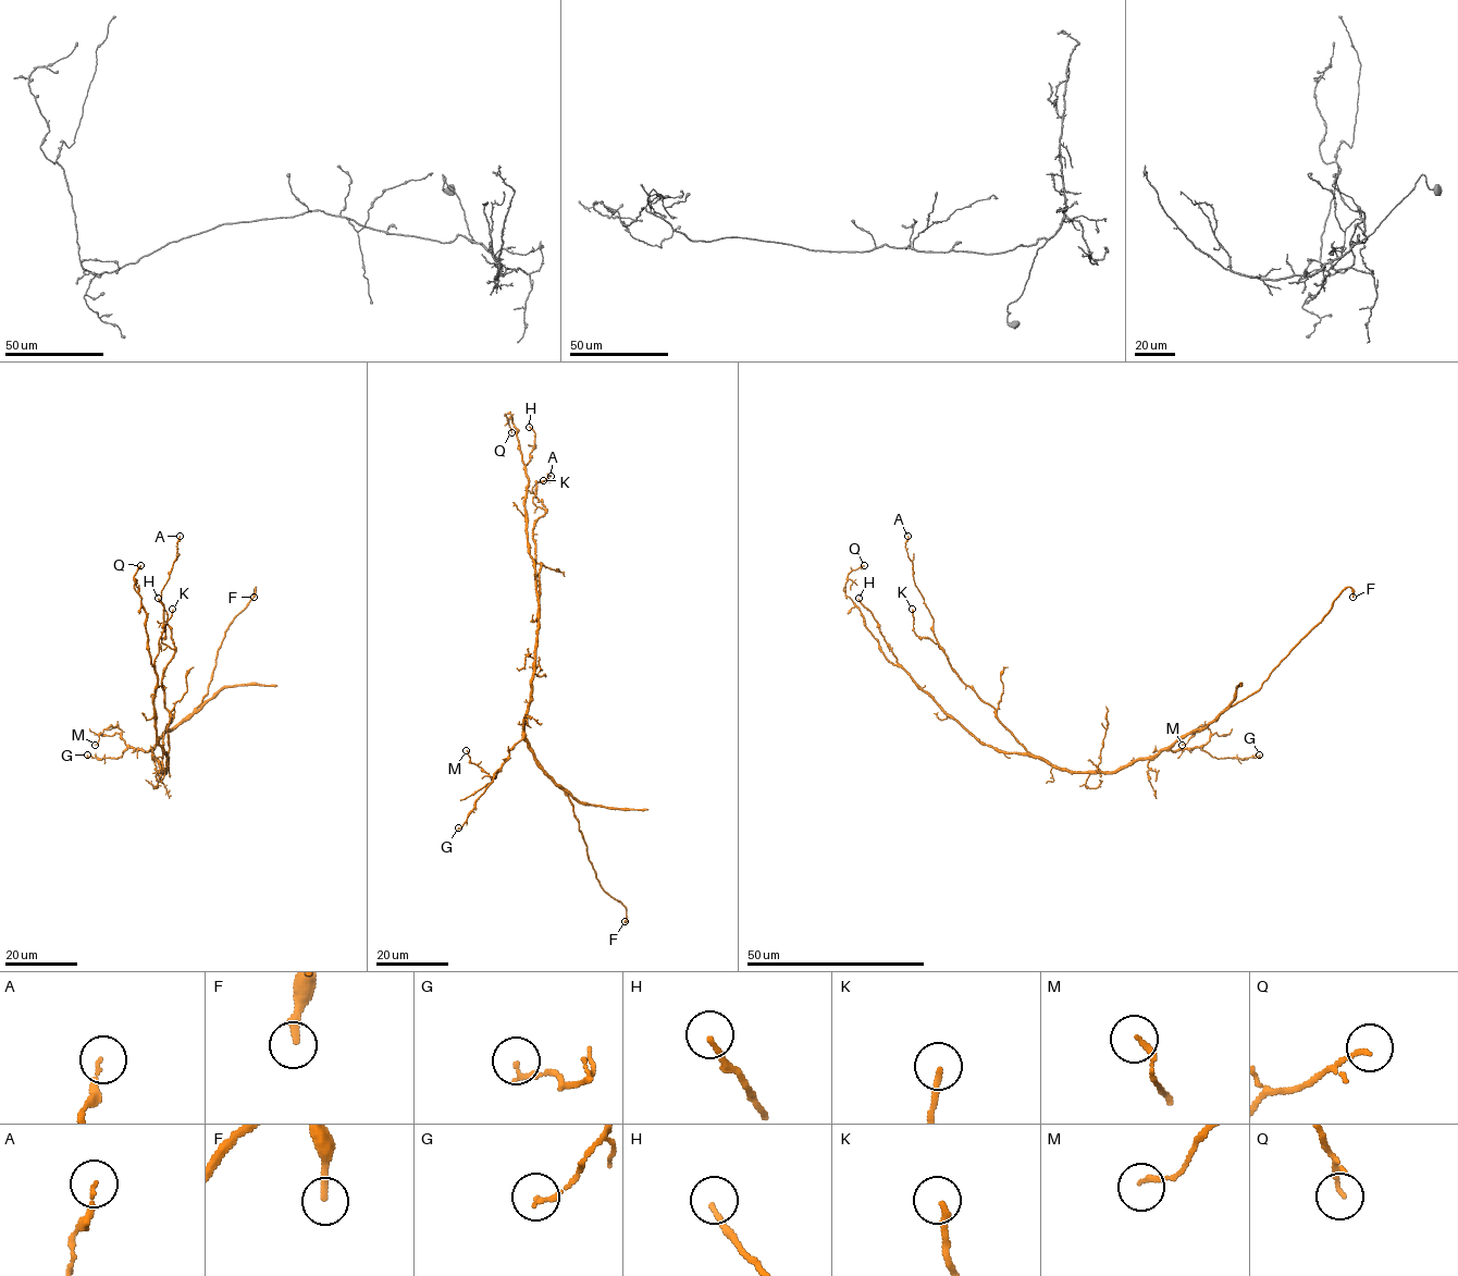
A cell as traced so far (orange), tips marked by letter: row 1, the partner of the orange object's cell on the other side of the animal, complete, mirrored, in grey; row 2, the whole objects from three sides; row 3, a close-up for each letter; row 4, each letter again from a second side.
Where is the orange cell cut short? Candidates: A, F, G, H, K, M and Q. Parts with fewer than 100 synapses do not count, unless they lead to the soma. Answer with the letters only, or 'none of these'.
F

